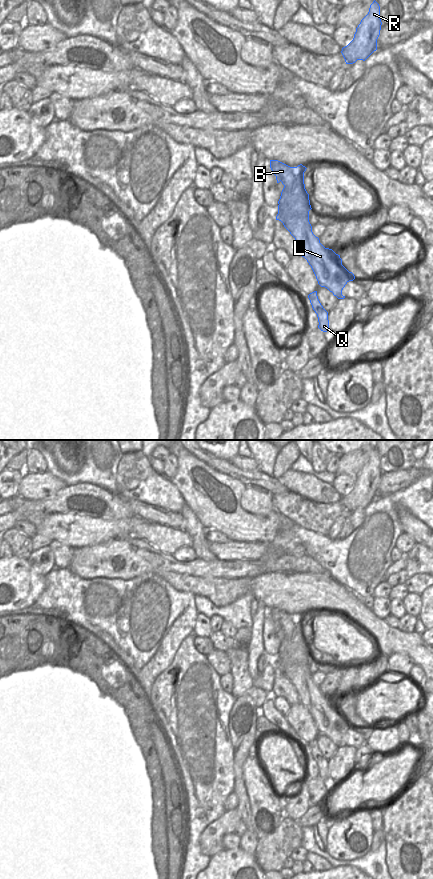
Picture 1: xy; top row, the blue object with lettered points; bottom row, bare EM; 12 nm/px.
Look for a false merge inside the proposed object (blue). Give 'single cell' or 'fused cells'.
fused cells

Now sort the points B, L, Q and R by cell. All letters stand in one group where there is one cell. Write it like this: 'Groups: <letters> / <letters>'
Groups: B L / Q R.

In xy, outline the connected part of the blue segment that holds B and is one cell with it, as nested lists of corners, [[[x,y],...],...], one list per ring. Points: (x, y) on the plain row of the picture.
[[[270,608],[270,616],[276,624],[277,631],[281,629],[284,633],[278,649],[284,675],[295,686],[300,703],[311,714],[318,732],[327,736],[338,747],[344,747],[342,738],[349,729],[355,727],[354,722],[342,713],[340,703],[320,691],[319,686],[312,680],[309,665],[295,664],[288,653],[287,645],[293,636],[298,615],[290,615],[278,608]]]

